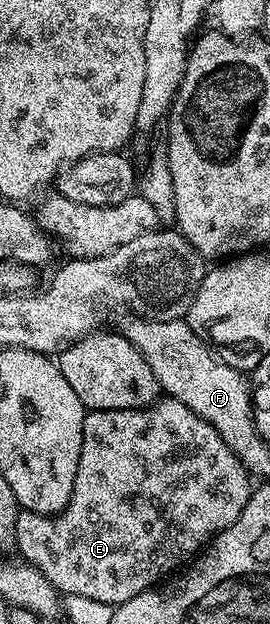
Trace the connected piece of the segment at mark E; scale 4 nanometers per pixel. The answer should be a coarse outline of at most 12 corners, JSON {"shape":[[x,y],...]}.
{"shape":[[184,402],[87,411],[68,506],[19,511],[59,593],[117,606],[246,505]]}

